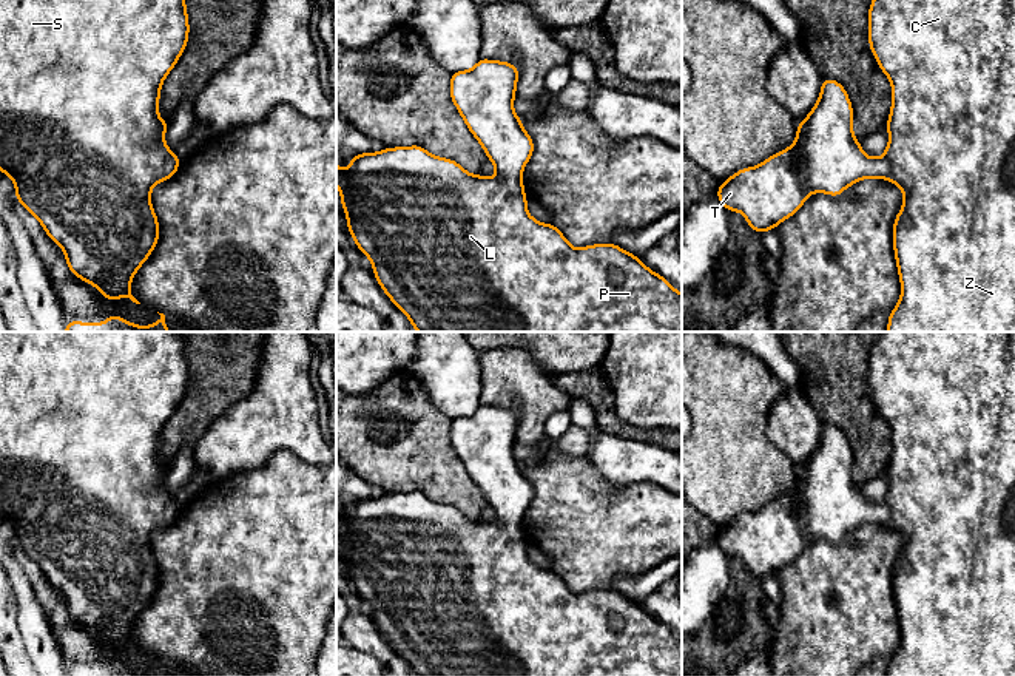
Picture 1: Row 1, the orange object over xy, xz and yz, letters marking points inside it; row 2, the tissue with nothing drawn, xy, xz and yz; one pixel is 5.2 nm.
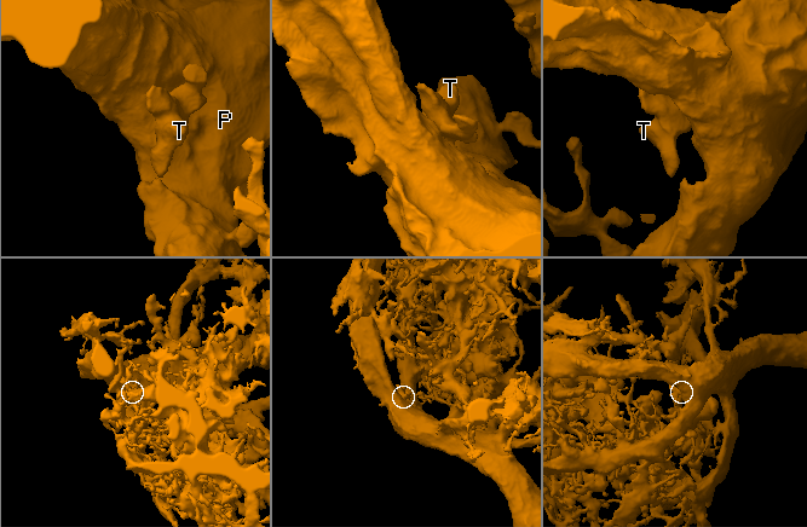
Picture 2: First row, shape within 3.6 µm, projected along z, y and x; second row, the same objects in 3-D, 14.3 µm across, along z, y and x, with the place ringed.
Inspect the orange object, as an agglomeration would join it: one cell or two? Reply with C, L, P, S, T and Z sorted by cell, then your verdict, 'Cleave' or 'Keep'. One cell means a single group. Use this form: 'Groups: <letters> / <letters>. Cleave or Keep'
Groups: C L P S T Z. Keep

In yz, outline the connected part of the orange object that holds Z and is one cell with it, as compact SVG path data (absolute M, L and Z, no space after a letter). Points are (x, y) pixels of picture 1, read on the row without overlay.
M879 332L868 355L868 389L892 431L889 489L884 500L870 503L864 499L853 480L853 454L847 437L839 428L822 424L819 444L808 461L798 469L793 491L770 502L757 512L731 520L720 529L716 543L728 557L742 559L750 574L764 579L793 562L813 539L839 542L858 526L887 525L904 540L892 582L901 642L889 659L887 676L1015 676L1015 332Z

